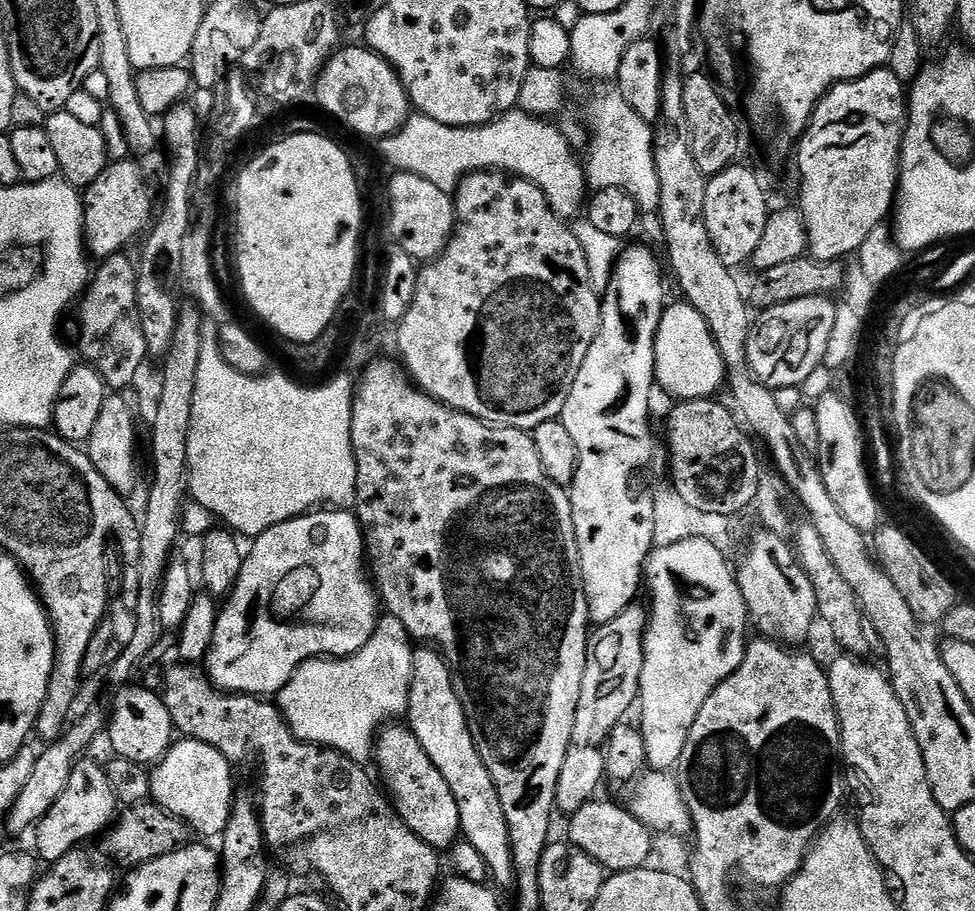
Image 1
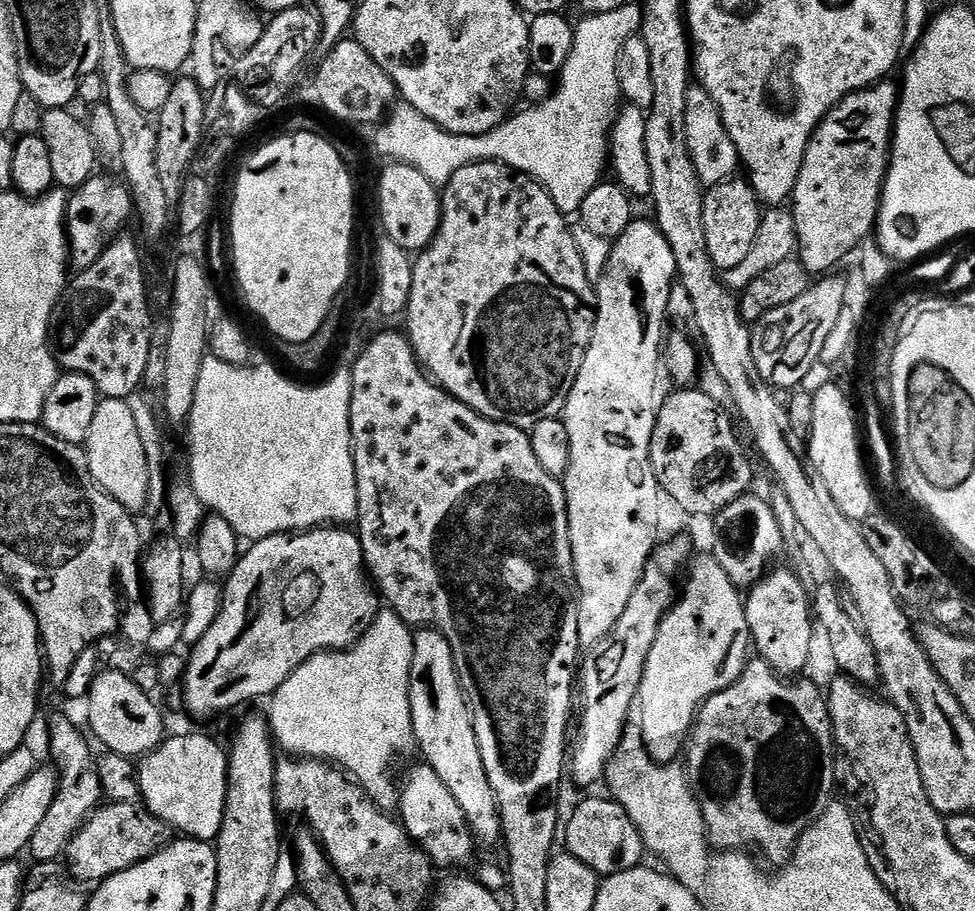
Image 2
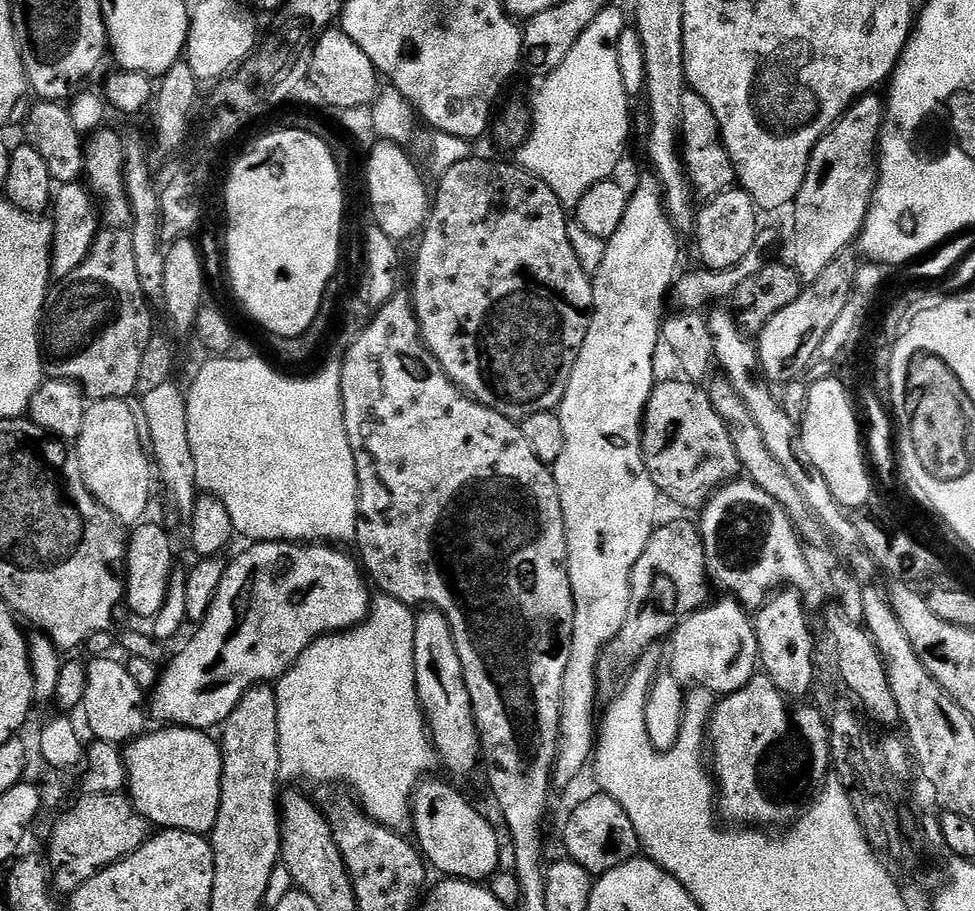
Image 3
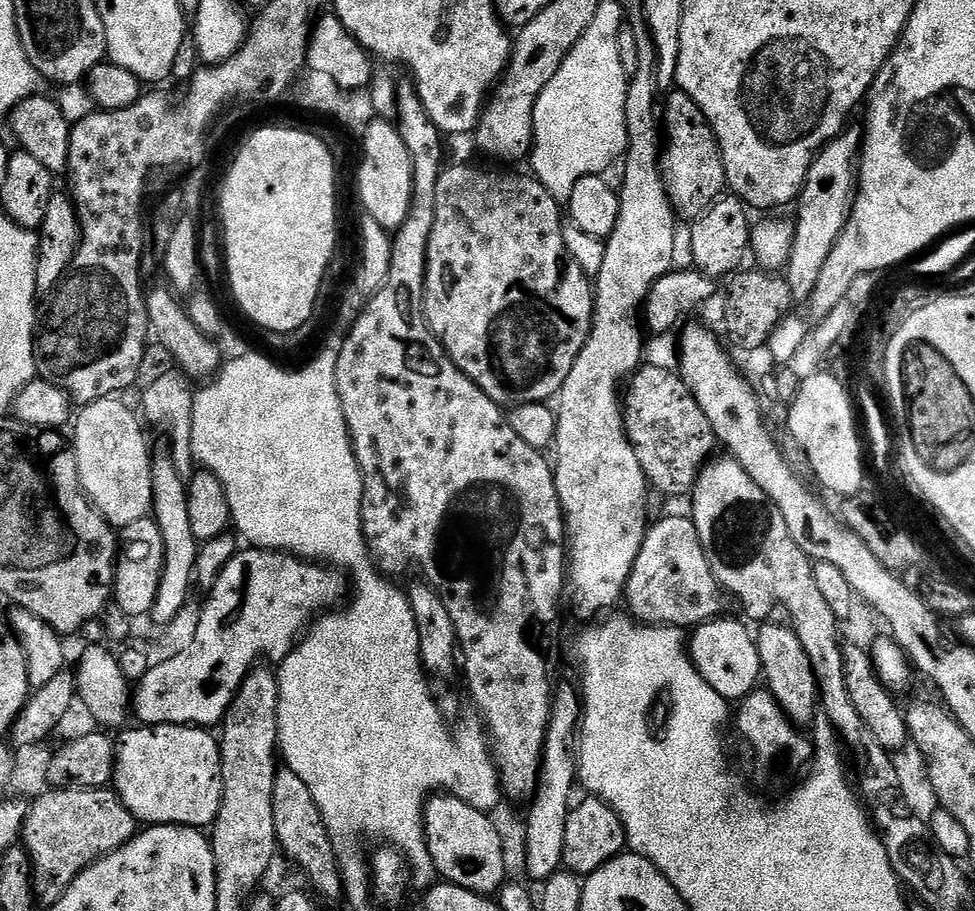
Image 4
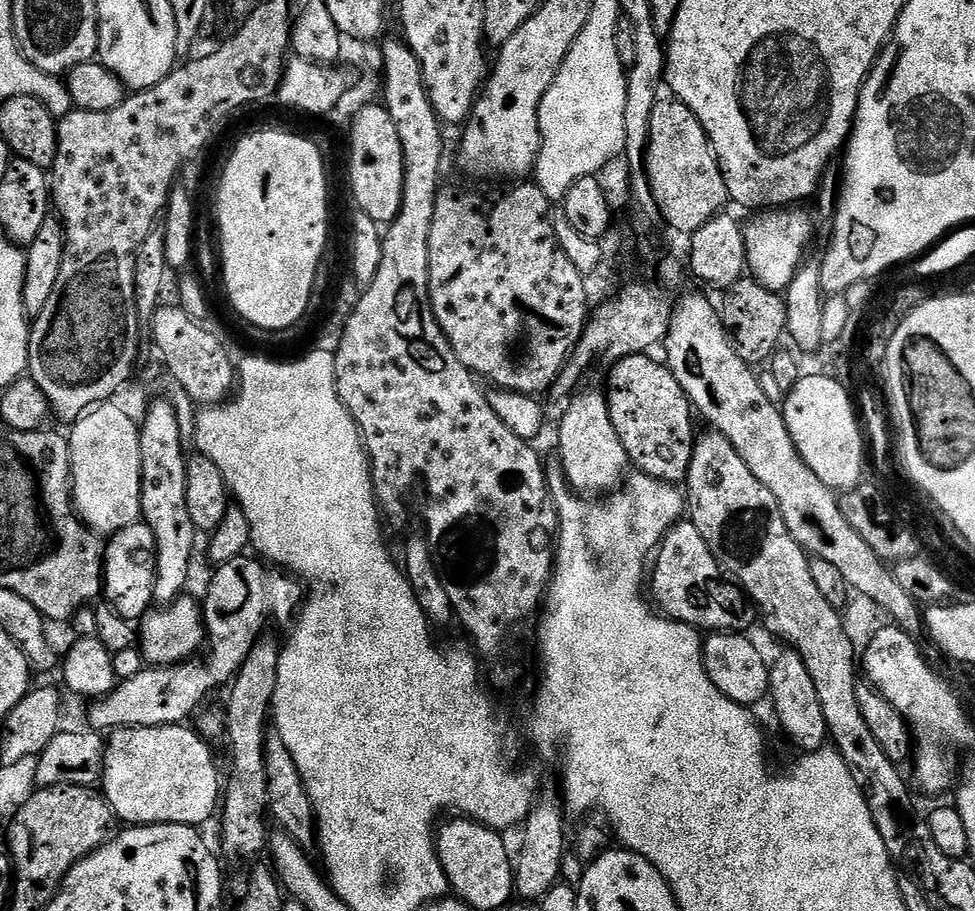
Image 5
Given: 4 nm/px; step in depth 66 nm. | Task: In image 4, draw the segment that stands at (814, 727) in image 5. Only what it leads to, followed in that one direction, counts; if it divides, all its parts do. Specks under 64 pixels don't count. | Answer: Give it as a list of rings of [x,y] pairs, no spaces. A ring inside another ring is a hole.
[[[768,622],[761,627],[765,628],[758,632],[756,641],[756,649],[760,655],[760,671],[766,681],[767,691],[771,692],[780,709],[787,714],[793,724],[804,726],[803,724],[810,723],[811,725],[817,719],[820,703],[820,687],[816,681],[814,666],[806,654],[806,646],[798,642],[795,630],[784,622],[772,623],[776,622]]]

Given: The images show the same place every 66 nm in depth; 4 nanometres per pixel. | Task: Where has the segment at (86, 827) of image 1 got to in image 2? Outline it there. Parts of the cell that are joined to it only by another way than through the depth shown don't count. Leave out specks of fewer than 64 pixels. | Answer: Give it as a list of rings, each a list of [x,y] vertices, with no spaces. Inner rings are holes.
[[[49,711],[47,715],[49,730],[46,749],[52,755],[51,763],[60,777],[60,789],[56,792],[54,802],[50,802],[46,818],[42,818],[42,822],[38,822],[38,830],[34,830],[30,853],[33,856],[31,859],[36,862],[59,861],[65,855],[74,834],[105,799],[104,787],[100,781],[100,766],[97,757],[92,757],[92,748],[88,745],[89,737],[84,737],[76,729],[75,722],[66,713]]]

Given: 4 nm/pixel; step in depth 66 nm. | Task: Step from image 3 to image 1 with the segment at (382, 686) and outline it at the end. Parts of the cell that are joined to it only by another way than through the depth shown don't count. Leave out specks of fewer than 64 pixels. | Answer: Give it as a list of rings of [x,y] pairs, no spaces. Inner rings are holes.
[[[381,615],[370,642],[366,642],[366,646],[362,646],[362,650],[358,650],[353,656],[317,658],[302,665],[278,693],[278,707],[289,728],[300,740],[333,748],[357,762],[367,761],[367,756],[369,759],[373,755],[374,741],[380,729],[389,722],[399,721],[407,713],[413,651],[414,641],[406,626],[402,626],[398,618]]]

